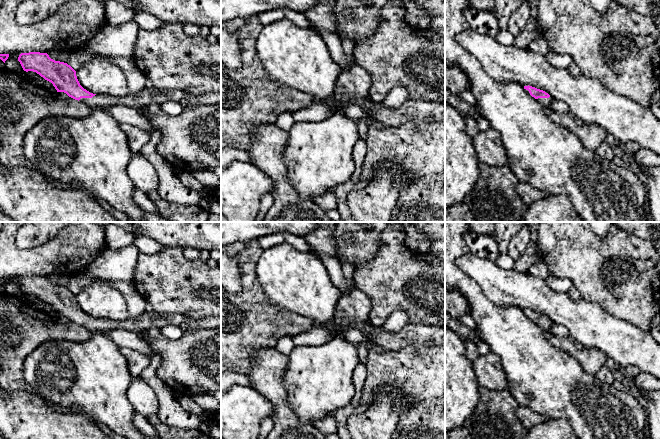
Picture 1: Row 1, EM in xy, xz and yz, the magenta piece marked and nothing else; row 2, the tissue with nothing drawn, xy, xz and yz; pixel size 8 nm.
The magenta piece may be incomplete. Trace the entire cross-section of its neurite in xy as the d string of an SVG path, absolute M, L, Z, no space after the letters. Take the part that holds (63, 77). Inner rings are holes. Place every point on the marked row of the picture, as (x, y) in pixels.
M21 53L18 57L24 71L33 71L51 82L57 92L64 92L69 97L85 103L90 108L109 109L115 105L146 109L152 103L163 104L167 101L181 102L186 107L213 105L221 103L221 93L190 95L178 89L157 89L144 87L137 93L124 97L111 97L93 94L84 89L76 76L76 71L67 63L55 61L47 53Z

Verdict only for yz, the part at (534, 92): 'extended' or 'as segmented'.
extended

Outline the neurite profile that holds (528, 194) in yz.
M518 182L516 186L516 191L521 200L527 206L530 206L535 201L538 201L546 196L545 192L540 191L525 182Z

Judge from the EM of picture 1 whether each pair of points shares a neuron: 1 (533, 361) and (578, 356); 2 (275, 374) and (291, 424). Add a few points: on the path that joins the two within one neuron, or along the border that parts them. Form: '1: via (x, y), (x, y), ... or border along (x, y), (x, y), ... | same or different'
1: border along (552, 344), (565, 351), (584, 371), (589, 373) | different
2: via (275, 386), (282, 412) | same

